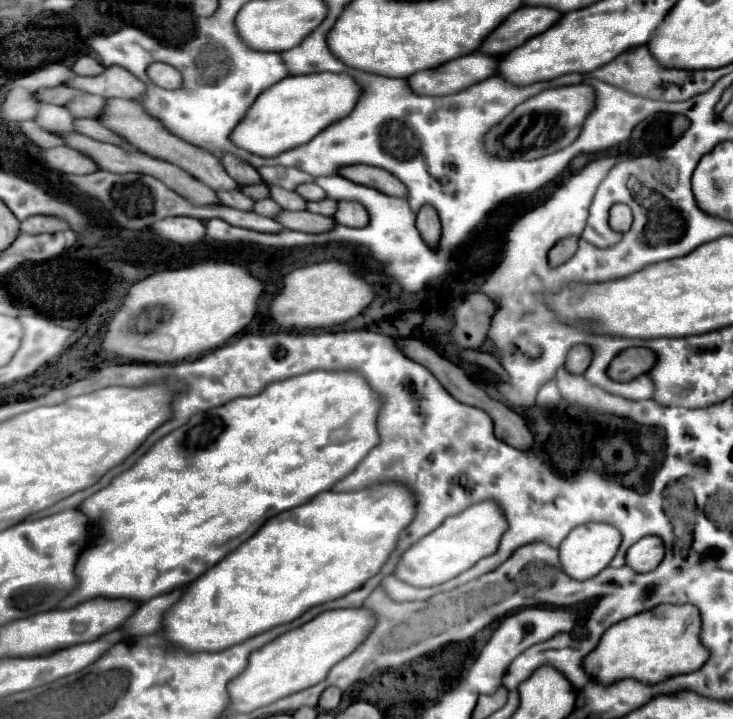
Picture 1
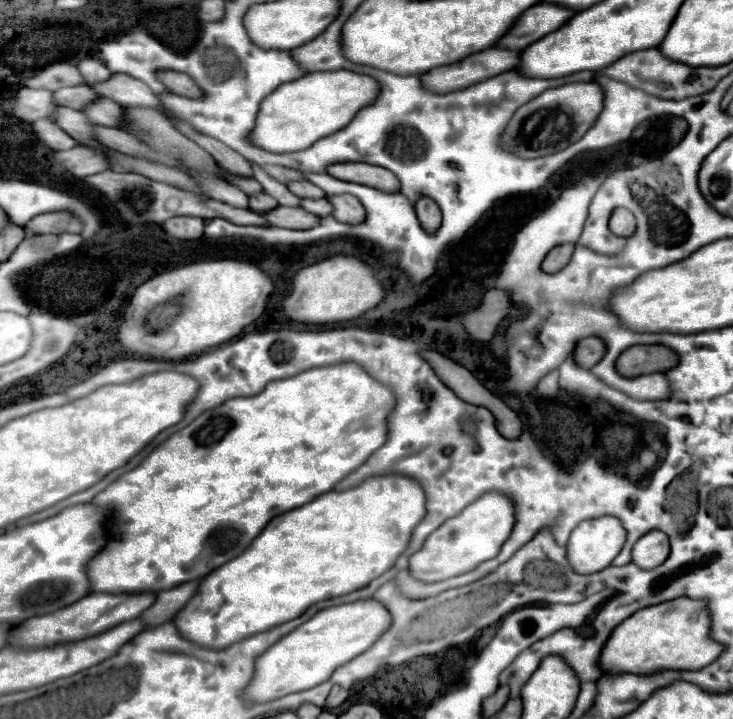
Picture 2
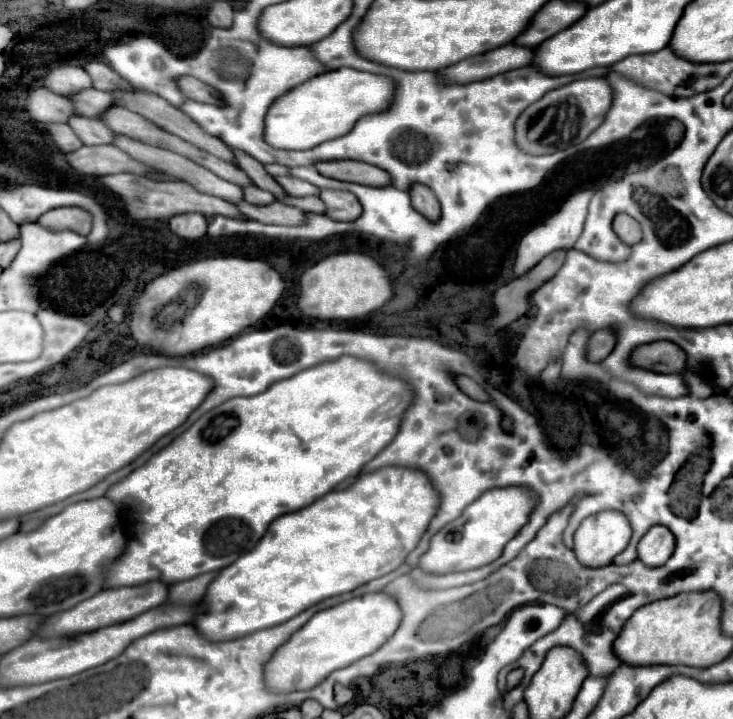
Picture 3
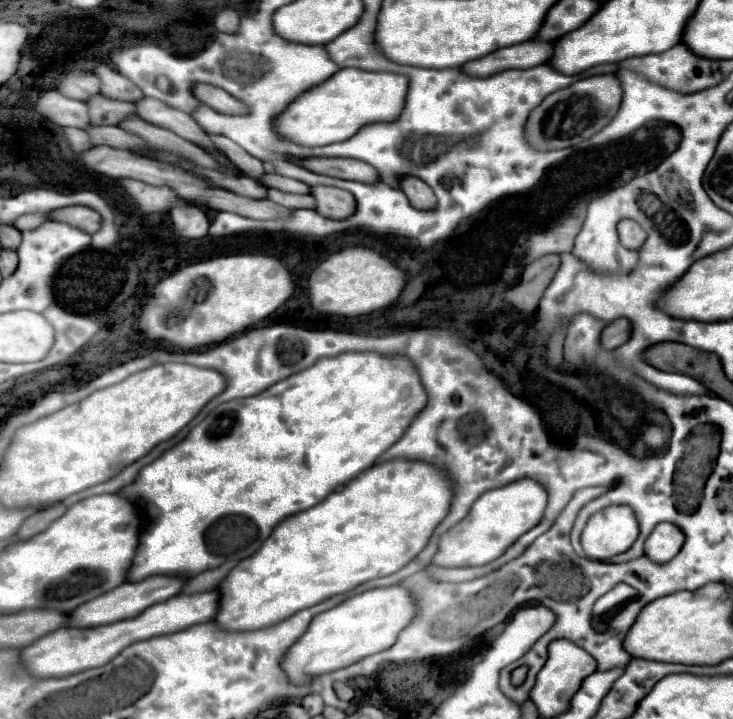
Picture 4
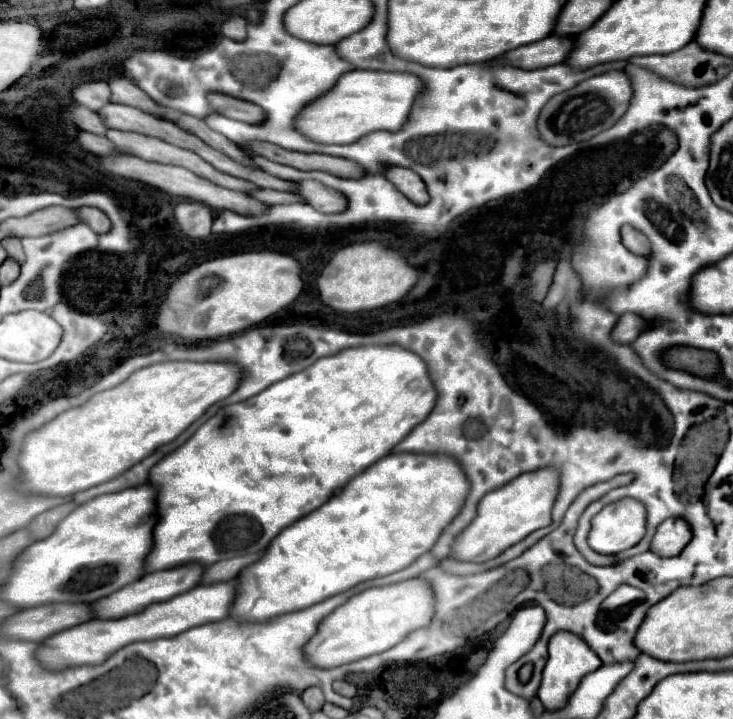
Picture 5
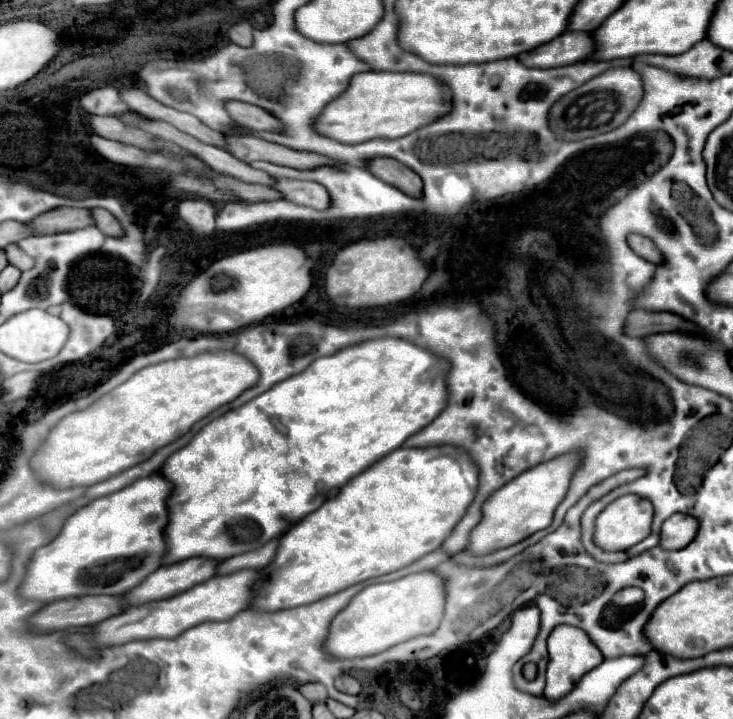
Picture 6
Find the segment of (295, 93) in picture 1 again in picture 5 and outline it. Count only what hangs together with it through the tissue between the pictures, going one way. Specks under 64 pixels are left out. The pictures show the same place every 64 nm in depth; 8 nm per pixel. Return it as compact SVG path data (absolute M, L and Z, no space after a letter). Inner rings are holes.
M352 70L346 72L336 88L328 92L328 96L322 96L316 100L316 104L308 104L308 108L300 114L300 120L296 120L296 128L304 132L306 136L312 136L314 140L320 140L322 144L352 144L360 140L366 134L386 130L386 132L400 132L402 126L408 122L408 116L412 112L412 106L416 102L416 96L424 92L424 82L408 72L374 72L374 70Z

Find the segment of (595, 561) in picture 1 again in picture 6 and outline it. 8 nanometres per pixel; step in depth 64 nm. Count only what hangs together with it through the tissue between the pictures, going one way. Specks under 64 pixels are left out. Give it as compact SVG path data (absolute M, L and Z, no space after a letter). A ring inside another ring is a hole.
M636 494L608 504L596 518L594 542L604 550L628 550L650 534L654 506Z

